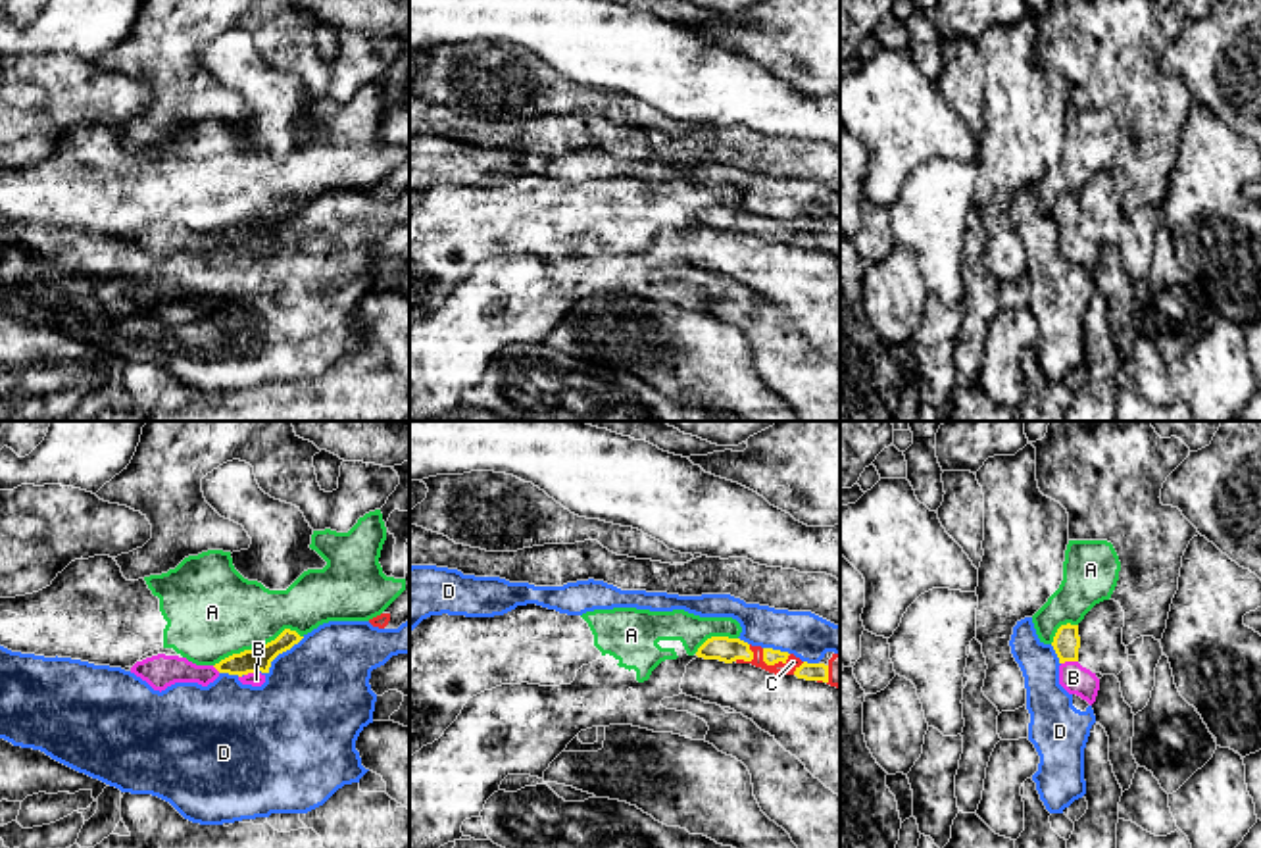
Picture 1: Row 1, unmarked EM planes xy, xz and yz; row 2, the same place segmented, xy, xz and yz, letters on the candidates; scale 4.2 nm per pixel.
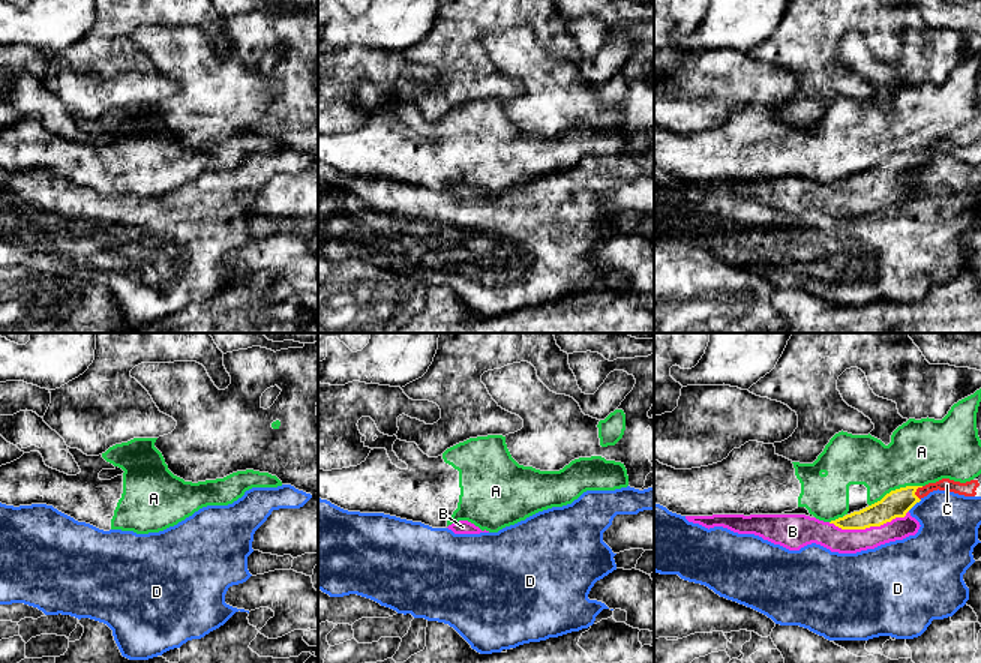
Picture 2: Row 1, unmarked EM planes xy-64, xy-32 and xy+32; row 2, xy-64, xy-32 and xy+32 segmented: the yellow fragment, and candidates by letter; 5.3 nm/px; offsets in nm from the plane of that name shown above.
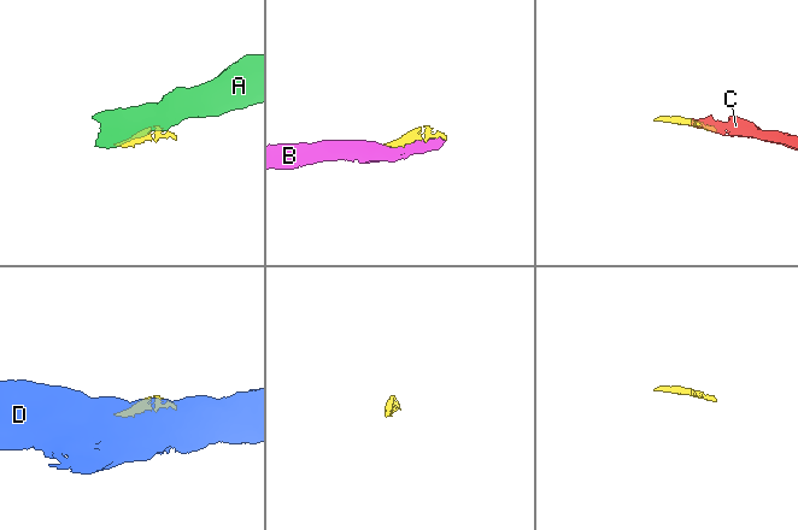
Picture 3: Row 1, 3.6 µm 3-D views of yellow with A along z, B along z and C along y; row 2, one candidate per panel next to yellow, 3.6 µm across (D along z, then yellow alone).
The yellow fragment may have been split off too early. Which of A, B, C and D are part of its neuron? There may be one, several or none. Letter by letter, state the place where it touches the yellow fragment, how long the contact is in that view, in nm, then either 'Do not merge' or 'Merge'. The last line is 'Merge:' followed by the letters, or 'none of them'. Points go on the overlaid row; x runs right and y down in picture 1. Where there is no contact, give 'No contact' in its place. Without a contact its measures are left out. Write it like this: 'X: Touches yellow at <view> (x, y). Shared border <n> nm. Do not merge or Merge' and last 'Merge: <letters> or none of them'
A: Touches yellow at xy (258, 647). Shared border 400 nm. Do not merge
B: Touches yellow at yz (1069, 660). Shared border 70 nm. Merge
C: Touches yellow at xz (771, 664). Shared border 130 nm. Merge
D: Touches yellow at xy (277, 654). Shared border 260 nm. Do not merge
Merge: B, C

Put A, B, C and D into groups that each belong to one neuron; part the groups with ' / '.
A / B C / D

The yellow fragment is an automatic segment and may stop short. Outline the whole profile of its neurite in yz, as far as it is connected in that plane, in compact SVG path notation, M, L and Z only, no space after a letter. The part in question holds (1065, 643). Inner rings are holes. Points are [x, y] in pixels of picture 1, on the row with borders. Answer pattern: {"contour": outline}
{"contour": "M1061 625L1051 642L1059 658L1059 685L1069 692L1086 700L1090 706L1096 702L1100 679L1090 669L1078 663L1078 625Z"}

